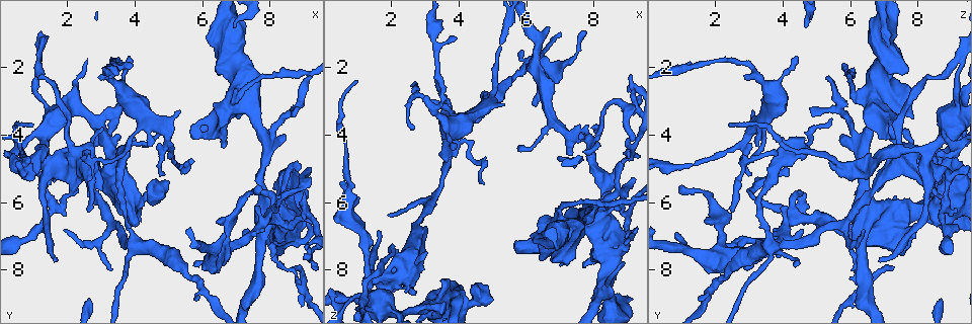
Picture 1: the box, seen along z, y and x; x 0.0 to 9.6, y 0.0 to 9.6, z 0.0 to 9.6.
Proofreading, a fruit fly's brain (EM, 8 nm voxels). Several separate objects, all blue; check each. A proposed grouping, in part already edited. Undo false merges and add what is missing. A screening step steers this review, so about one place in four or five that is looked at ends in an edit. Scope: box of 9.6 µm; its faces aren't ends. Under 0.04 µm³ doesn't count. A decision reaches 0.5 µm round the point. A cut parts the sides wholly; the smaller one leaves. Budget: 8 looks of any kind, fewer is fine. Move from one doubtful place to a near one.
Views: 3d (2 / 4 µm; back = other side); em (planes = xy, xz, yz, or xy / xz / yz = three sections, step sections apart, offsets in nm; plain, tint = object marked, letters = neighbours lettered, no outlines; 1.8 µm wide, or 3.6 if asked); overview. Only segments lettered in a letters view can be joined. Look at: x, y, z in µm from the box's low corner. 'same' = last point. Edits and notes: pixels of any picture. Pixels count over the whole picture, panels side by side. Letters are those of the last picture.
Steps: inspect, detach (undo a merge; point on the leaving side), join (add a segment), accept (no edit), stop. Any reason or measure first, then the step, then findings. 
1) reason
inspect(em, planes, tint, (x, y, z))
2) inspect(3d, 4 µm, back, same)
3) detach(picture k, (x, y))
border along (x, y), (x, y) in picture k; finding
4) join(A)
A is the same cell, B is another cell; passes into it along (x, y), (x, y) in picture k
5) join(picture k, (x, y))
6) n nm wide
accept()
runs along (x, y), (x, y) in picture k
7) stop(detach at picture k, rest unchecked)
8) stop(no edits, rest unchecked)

an open end
inspect(em, planes, letters, (7.40, 6.85, 4.55))

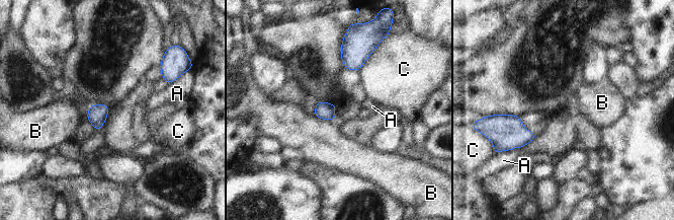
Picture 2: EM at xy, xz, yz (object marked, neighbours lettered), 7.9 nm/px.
130 nm wide
accept()
A, B and C are other cells; border along (313, 115), (333, 121) in picture 2; none of them fits

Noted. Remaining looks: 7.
thick end
inspect(em, planes, tint, (8.55, 5.75, 6.15))

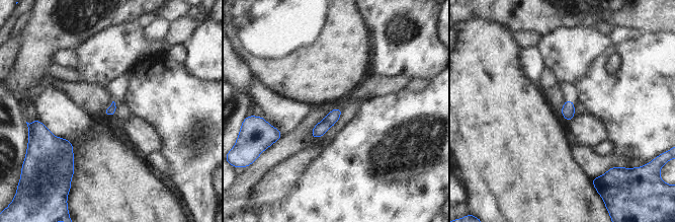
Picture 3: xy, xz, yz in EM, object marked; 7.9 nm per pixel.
inspect(em, planes, letters, same)

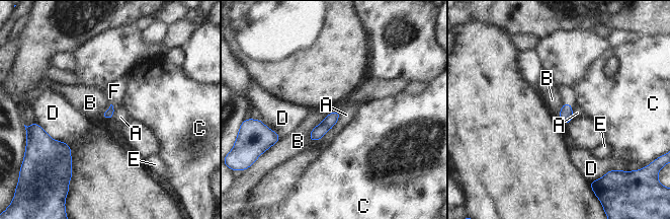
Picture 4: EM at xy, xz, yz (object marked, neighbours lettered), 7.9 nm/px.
join(F)
F is the same cell, A, B, C, D and E are other cells; passes into it along (566, 113), (568, 103), (567, 93) in picture 4; the cell continues

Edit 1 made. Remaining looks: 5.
sharp bend
inspect(3d, 4 µm, (2.60, 4.90, 7.40))

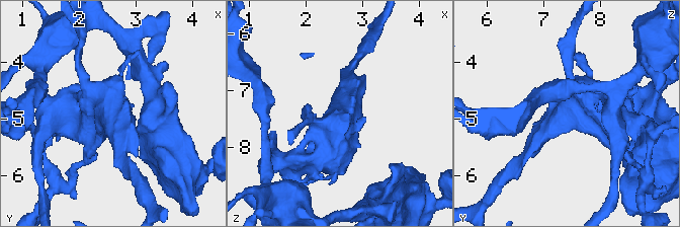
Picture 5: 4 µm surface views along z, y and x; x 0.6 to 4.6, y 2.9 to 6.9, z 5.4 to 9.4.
shape alone is not enough
inspect(em, 3.6 µm, planes, tint, (2.65, 4.90, 7.40))

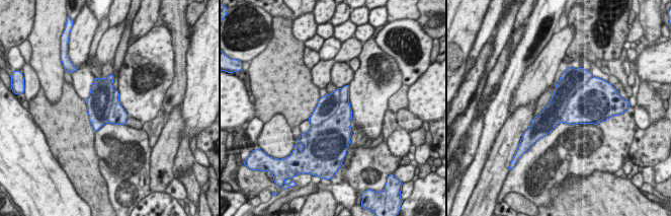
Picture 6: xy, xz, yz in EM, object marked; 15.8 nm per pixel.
see the neighbours
inspect(em, 3.6 µm, planes, letters, same)

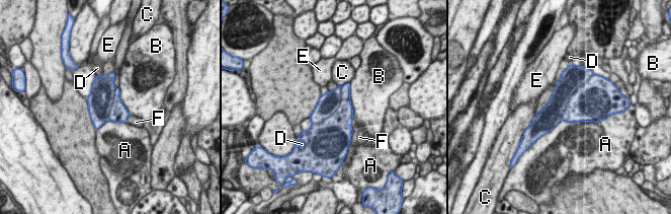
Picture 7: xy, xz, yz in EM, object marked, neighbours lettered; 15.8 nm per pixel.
550 nm wide
detach(picture 7, (328, 103))
A, B, C, D, E and F are other cells; border along (341, 87), (338, 108), (313, 124) in picture 7; two cells meet here

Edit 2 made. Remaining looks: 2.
stop(join at picture 4, detach at picture 7, rest unchecked)

